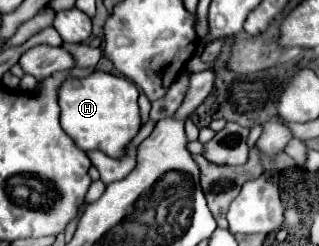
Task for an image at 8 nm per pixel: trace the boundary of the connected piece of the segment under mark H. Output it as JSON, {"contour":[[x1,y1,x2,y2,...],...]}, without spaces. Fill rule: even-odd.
{"contour":[[96,70,86,78,70,76,58,88,60,124,80,150,102,150,112,158,120,158,140,128,140,110,136,100,138,88,124,76,114,76,102,70]]}

